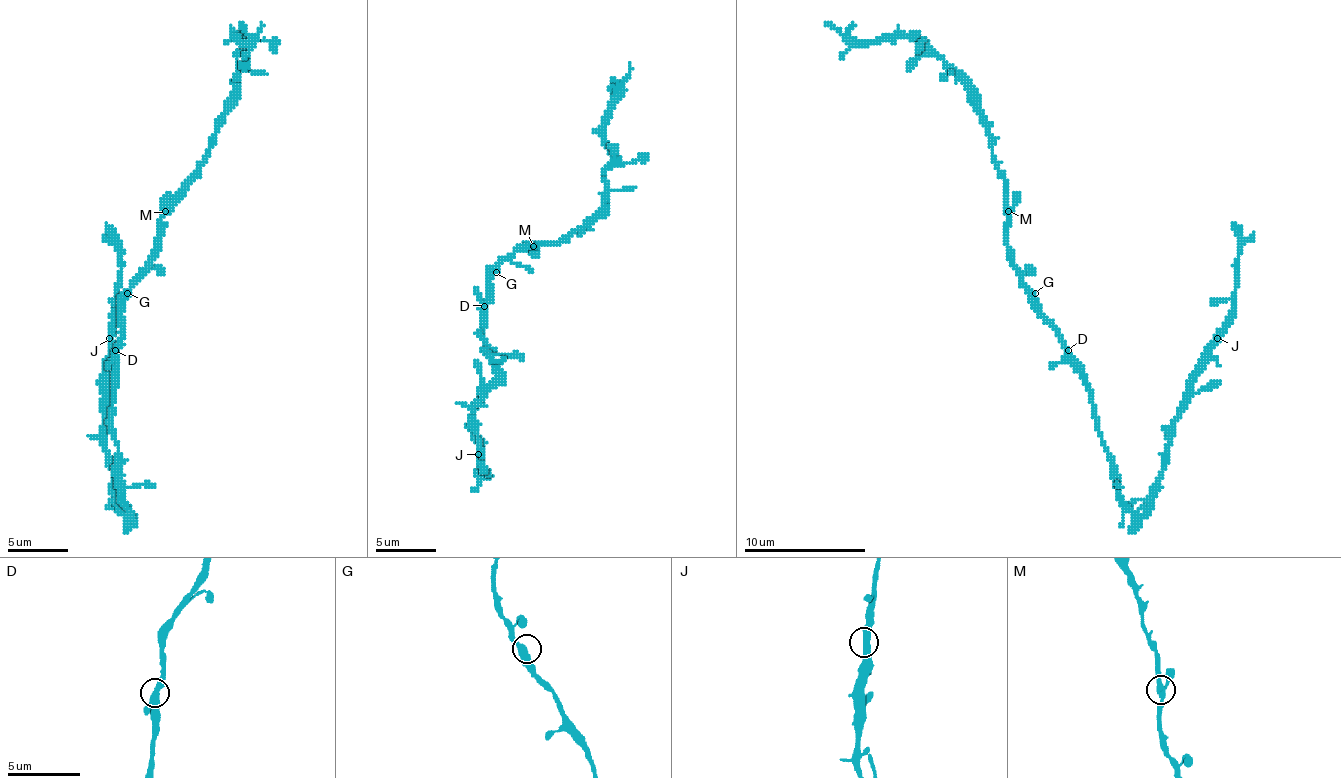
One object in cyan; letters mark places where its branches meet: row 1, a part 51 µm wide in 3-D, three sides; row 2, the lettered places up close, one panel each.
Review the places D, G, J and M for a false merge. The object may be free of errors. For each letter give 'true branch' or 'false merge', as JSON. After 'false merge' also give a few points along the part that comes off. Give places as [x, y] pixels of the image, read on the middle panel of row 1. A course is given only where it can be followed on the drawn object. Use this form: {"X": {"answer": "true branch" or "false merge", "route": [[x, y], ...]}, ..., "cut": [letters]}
{"D": {"answer": "true branch"}, "G": {"answer": "true branch"}, "J": {"answer": "true branch"}, "M": {"answer": "true branch"}, "cut": []}

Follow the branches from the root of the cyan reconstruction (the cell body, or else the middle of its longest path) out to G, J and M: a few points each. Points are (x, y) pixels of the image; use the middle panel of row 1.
G: (481, 312), (490, 300), (490, 278), (496, 272)
J: (481, 312), (481, 336), (487, 342), (487, 357), (496, 369), (496, 375), (475, 403), (478, 454)
M: (481, 312), (490, 300), (490, 275), (514, 251), (523, 245), (532, 245)

